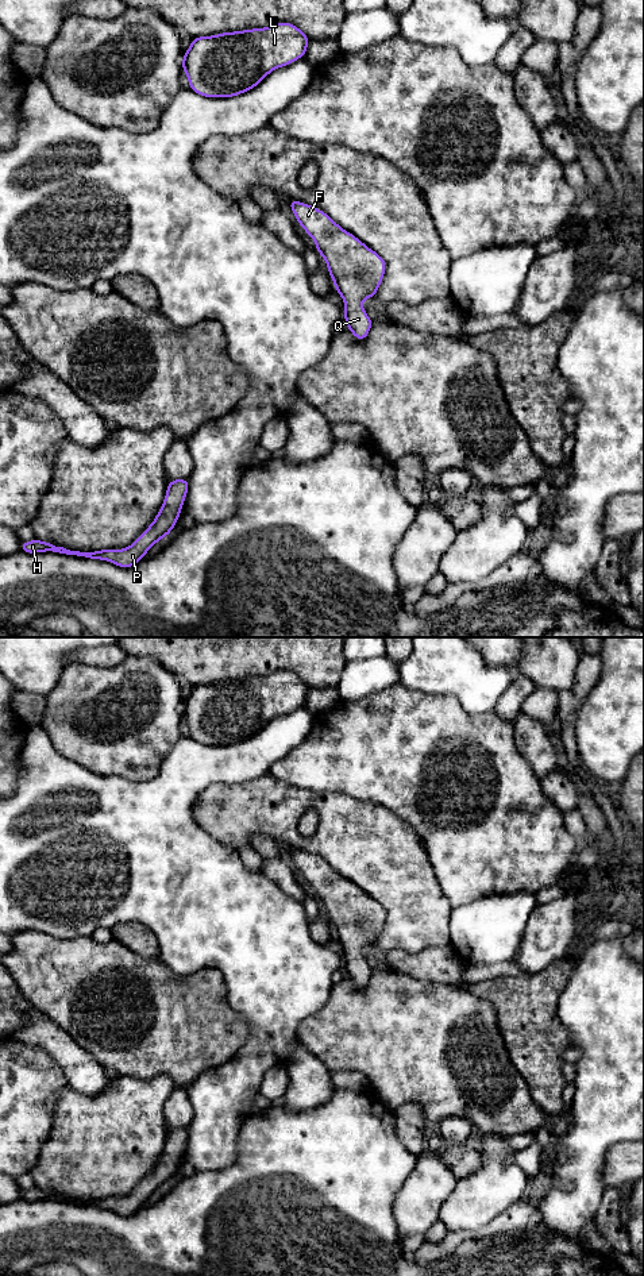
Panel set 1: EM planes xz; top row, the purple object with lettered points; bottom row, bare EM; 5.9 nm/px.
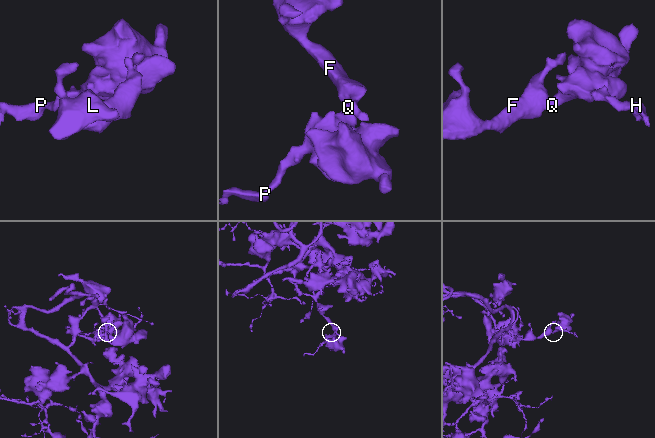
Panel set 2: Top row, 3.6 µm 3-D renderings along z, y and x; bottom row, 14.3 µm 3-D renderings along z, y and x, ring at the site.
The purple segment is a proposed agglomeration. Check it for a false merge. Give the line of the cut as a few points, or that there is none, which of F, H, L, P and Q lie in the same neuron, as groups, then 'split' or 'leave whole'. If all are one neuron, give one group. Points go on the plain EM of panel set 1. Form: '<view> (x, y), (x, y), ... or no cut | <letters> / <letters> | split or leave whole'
no cut | F H L P Q | leave whole

